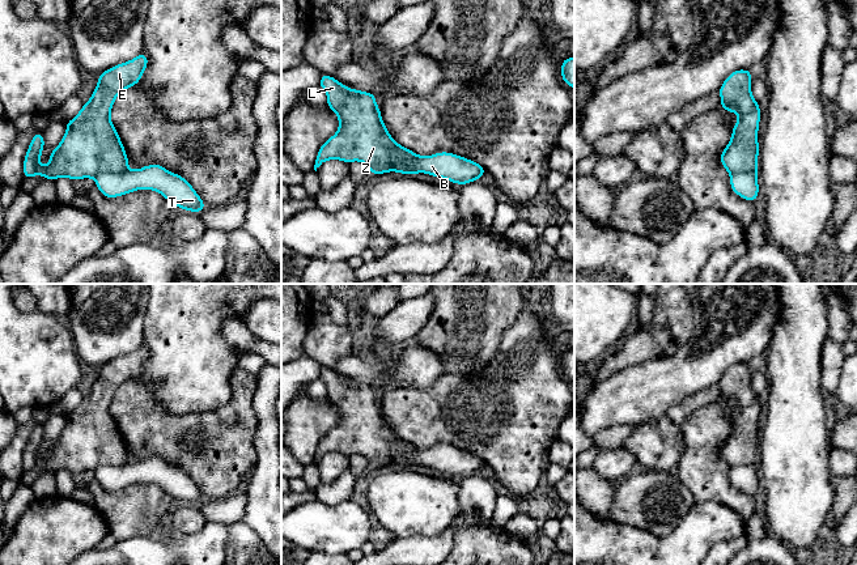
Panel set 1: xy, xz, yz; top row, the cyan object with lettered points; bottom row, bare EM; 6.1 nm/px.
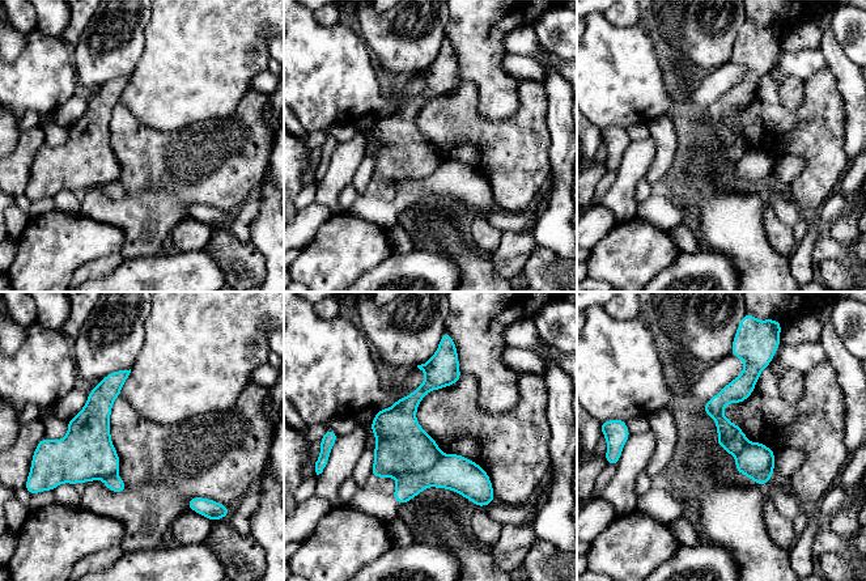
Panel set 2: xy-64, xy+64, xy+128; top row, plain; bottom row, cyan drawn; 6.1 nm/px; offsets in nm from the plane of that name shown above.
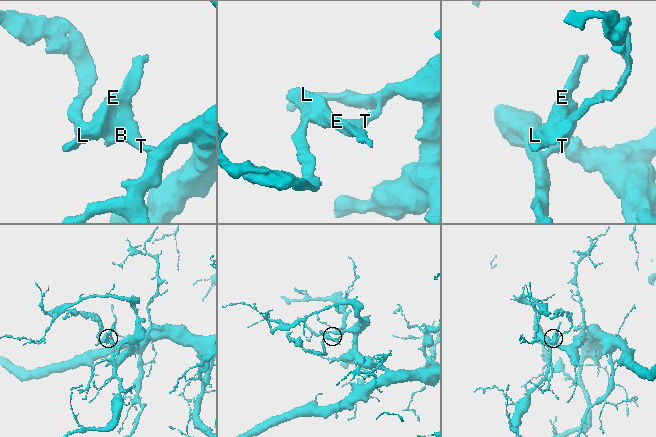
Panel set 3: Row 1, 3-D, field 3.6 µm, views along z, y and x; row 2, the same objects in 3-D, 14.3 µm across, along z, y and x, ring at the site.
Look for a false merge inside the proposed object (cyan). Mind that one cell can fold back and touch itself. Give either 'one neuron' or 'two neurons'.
two neurons

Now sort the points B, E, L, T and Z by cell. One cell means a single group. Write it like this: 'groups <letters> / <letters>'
groups B T / E L Z

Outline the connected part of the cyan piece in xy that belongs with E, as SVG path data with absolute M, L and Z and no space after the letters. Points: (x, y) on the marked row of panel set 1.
M141 52L98 75L90 99L65 123L67 131L43 167L38 162L44 137L42 132L35 132L24 158L24 179L42 174L43 179L54 182L60 177L79 180L127 170L130 161L110 112L115 98L141 80L148 63L148 56Z

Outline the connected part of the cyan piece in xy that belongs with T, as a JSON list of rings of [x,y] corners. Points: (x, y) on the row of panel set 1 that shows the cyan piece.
[[[158,163],[139,170],[99,174],[94,179],[96,187],[109,199],[137,190],[152,190],[160,192],[175,207],[181,207],[182,211],[200,213],[207,208],[187,179]]]

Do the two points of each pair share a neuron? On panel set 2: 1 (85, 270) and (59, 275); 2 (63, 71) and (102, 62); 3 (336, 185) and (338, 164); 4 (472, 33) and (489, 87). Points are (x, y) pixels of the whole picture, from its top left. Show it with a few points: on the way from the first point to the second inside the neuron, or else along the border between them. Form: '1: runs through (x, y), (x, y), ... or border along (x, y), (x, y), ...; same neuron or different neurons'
1: border along (101, 258), (81, 264), (72, 278); different neurons
2: border along (72, 50), (72, 60), (79, 83); different neurons
3: runs through (336, 179), (338, 169); same neuron
4: runs through (479, 46), (480, 60), (488, 73); same neuron

